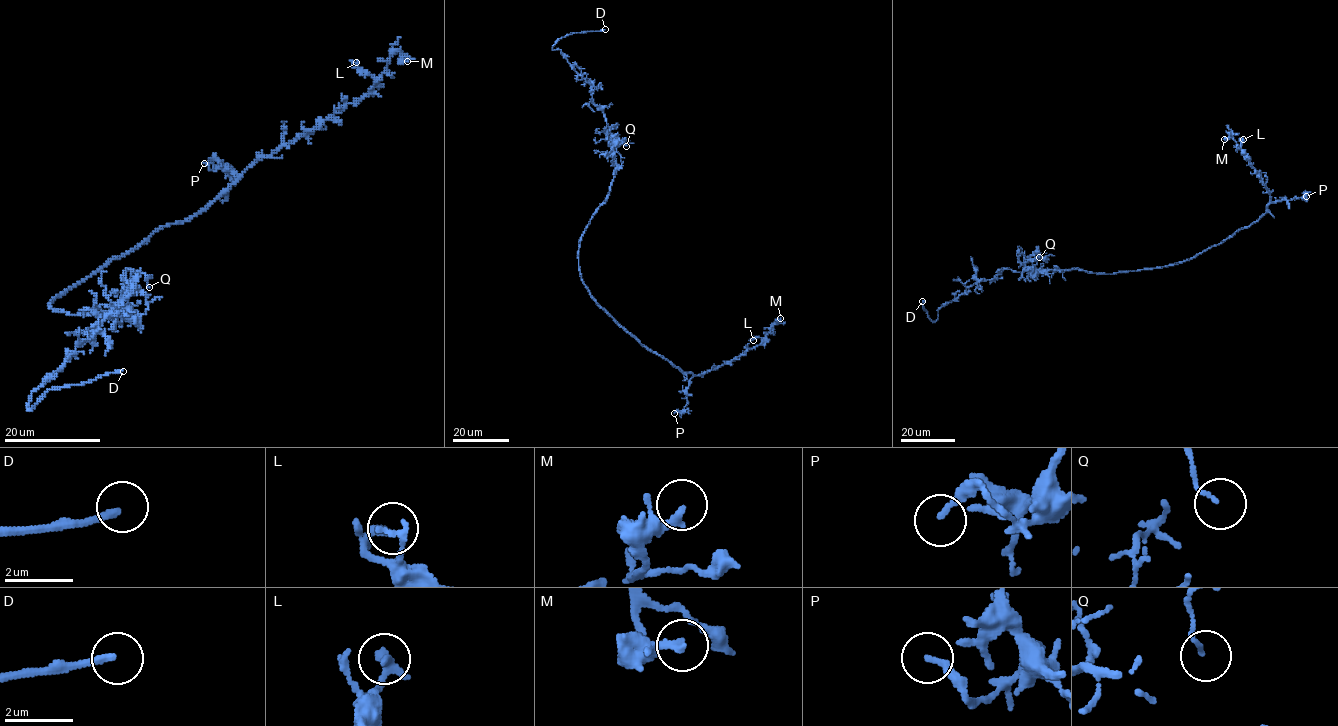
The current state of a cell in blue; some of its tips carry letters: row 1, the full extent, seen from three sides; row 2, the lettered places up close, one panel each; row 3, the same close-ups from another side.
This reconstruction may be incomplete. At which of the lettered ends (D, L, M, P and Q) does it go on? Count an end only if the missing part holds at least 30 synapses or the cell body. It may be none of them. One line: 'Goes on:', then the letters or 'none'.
Goes on: D

